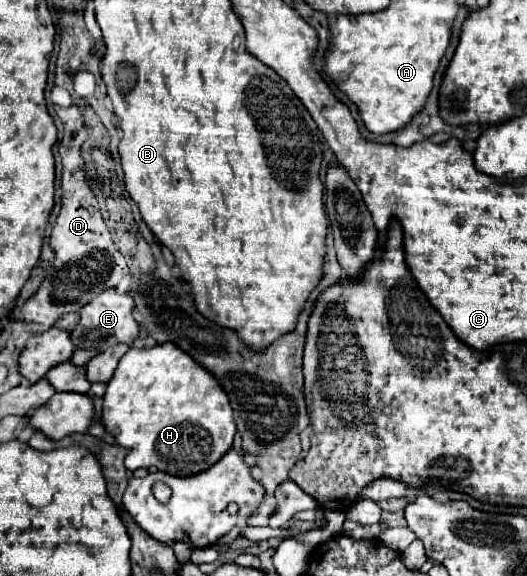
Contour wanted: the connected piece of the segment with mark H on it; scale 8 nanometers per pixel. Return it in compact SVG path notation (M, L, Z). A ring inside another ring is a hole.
M172 342L144 350L130 348L108 382L102 400L102 424L106 432L114 436L118 446L130 450L126 456L128 470L154 468L172 476L194 476L214 466L214 462L218 462L232 448L236 424L226 392L220 388L216 378L210 376L210 372L202 370L198 362L194 362Z

